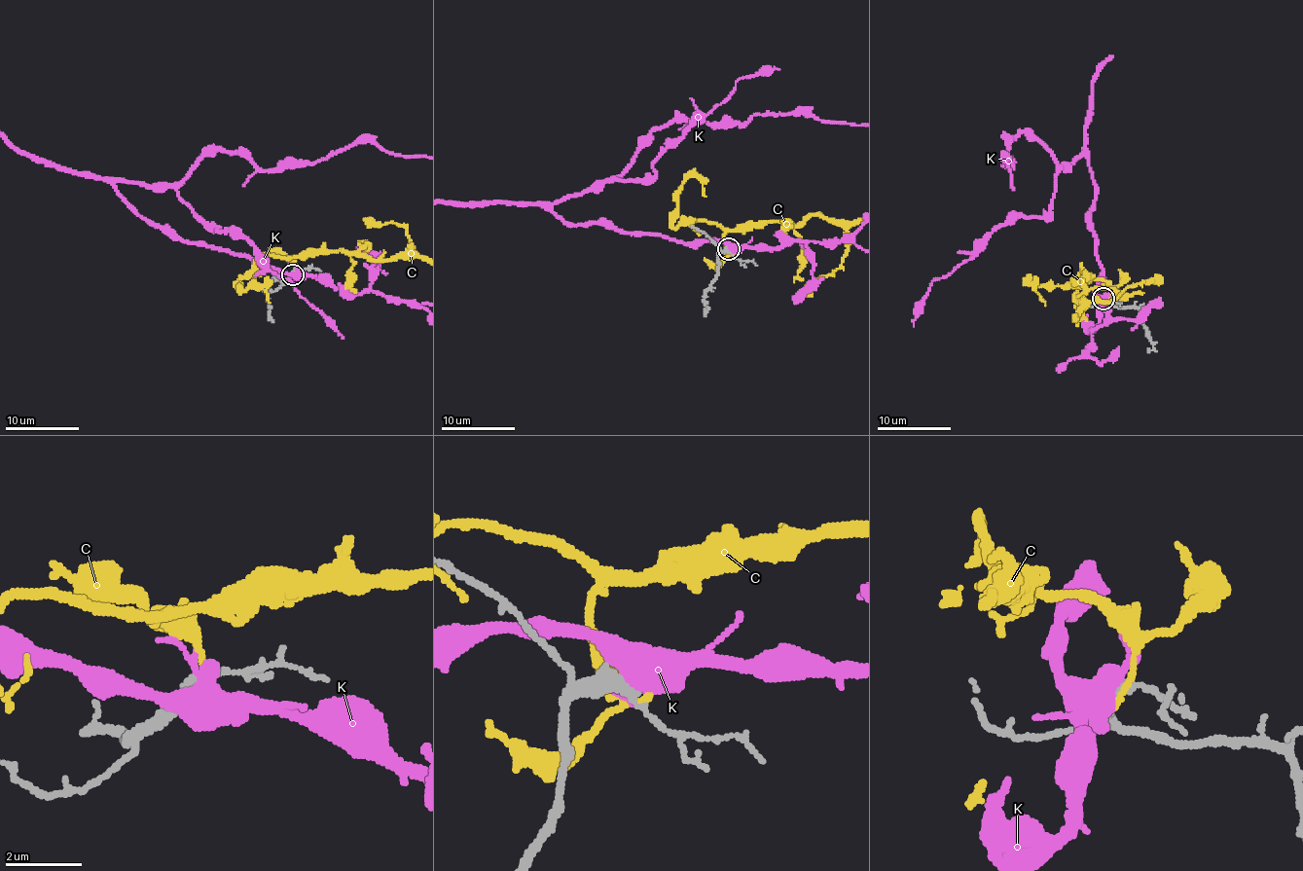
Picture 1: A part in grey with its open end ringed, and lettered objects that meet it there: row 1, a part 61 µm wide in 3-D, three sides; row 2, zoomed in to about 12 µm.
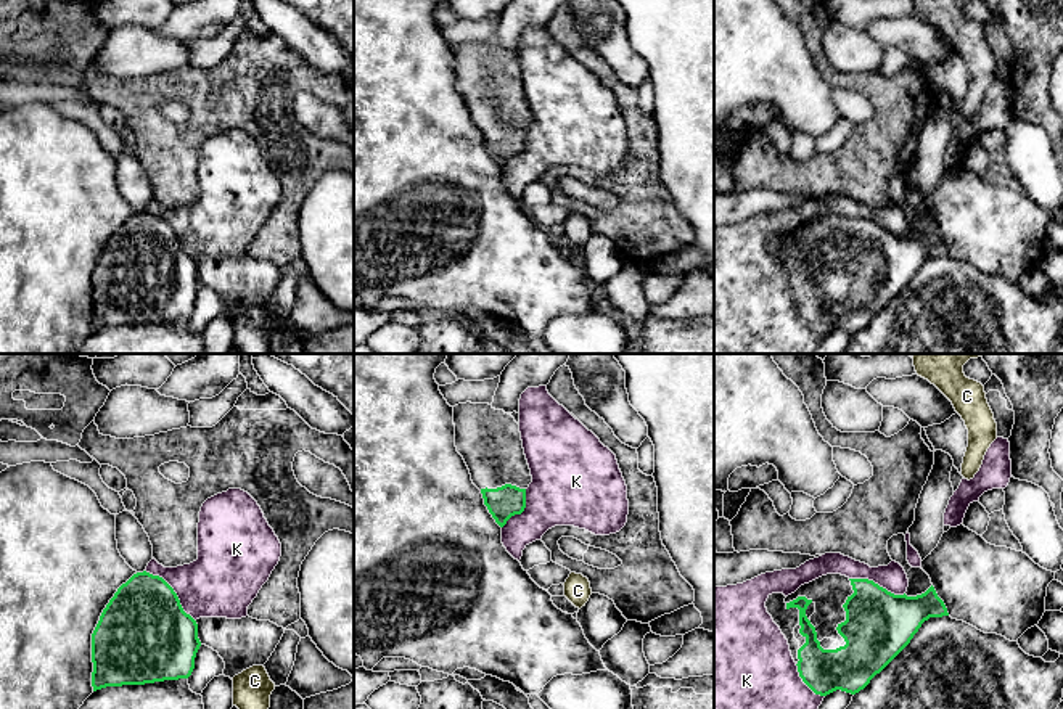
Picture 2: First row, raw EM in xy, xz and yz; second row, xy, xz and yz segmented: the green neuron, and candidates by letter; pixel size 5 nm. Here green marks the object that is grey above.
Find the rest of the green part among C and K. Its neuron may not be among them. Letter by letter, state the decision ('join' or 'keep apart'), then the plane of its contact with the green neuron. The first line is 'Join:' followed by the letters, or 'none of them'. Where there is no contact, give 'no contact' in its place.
Join: none of them
C: keep apart | no contact
K: keep apart | xy

